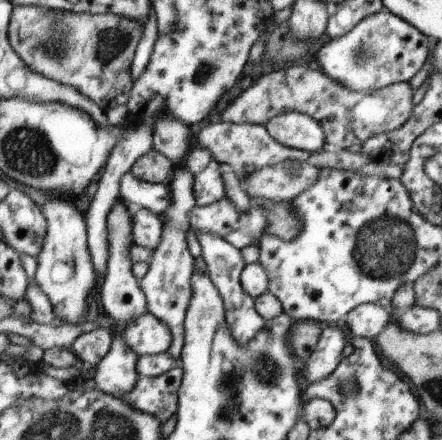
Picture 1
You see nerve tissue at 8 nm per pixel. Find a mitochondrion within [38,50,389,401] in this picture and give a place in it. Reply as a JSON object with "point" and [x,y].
{"point":[264,366]}

